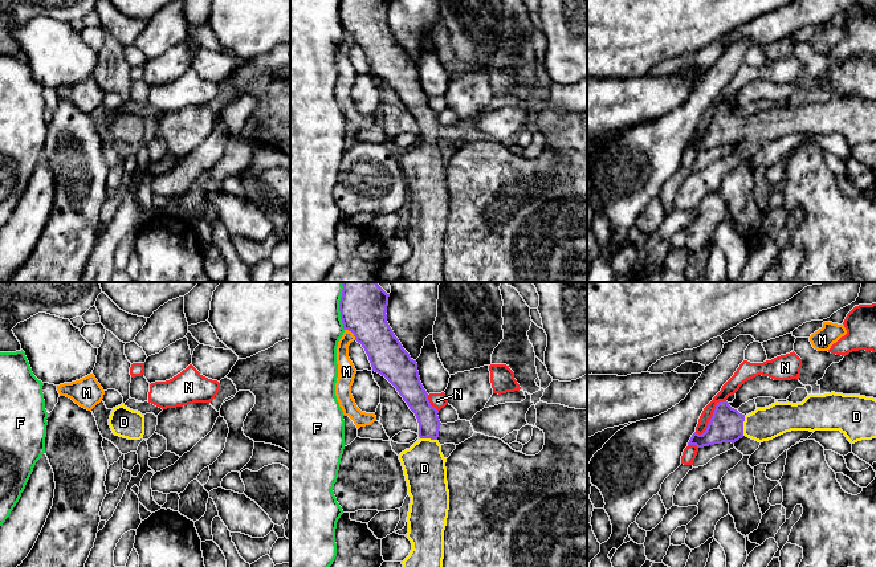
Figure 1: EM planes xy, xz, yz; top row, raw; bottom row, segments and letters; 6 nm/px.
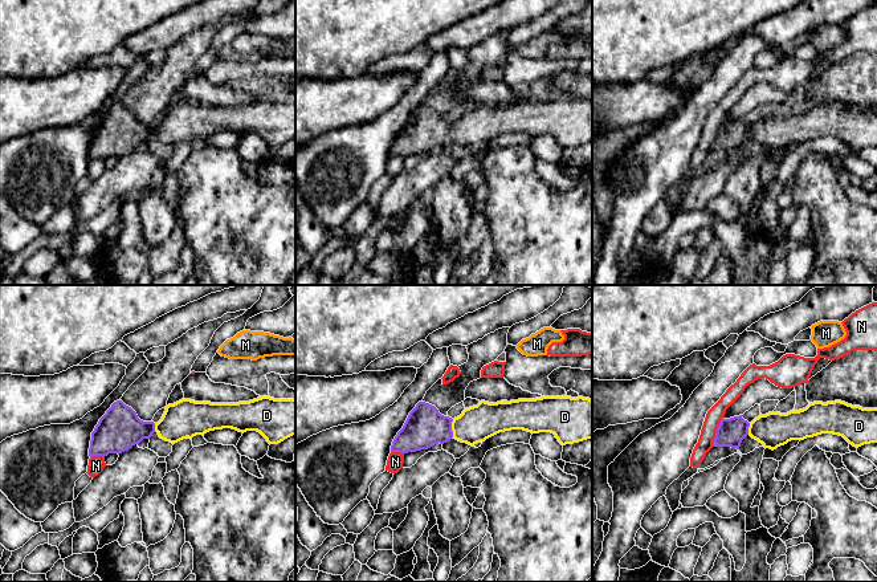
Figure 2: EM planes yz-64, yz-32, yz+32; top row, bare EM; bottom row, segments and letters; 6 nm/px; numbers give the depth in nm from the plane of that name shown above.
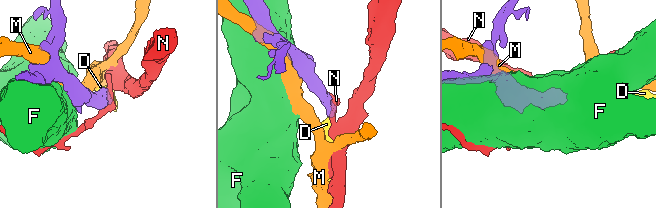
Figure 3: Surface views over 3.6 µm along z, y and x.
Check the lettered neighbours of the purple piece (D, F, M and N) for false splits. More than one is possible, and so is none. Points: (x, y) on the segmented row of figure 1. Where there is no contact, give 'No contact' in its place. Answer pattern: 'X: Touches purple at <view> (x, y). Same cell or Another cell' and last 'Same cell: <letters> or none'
D: Touches purple at yz (742, 425). Same cell
F: Touches purple at xz (339, 306). Another cell
M: Touches purple at xz (351, 331). Another cell
N: Touches purple at yz (712, 417). Another cell
Same cell: D

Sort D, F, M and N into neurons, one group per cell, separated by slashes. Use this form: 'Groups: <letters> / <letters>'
Groups: D / F / M / N

